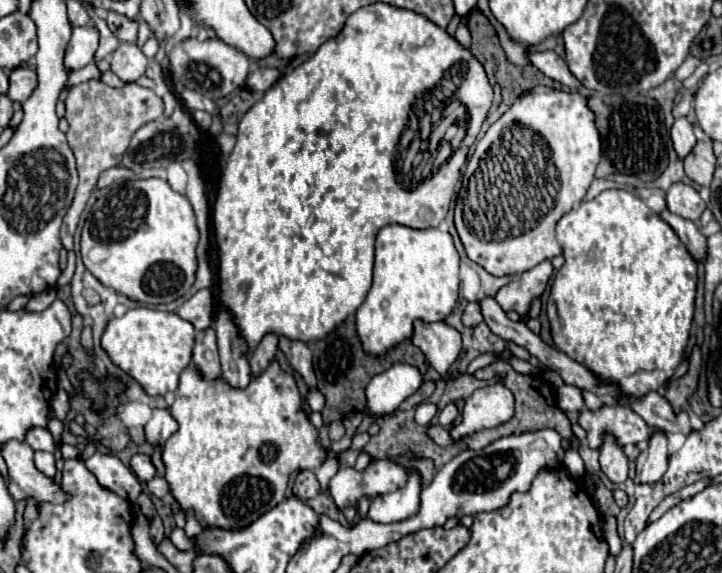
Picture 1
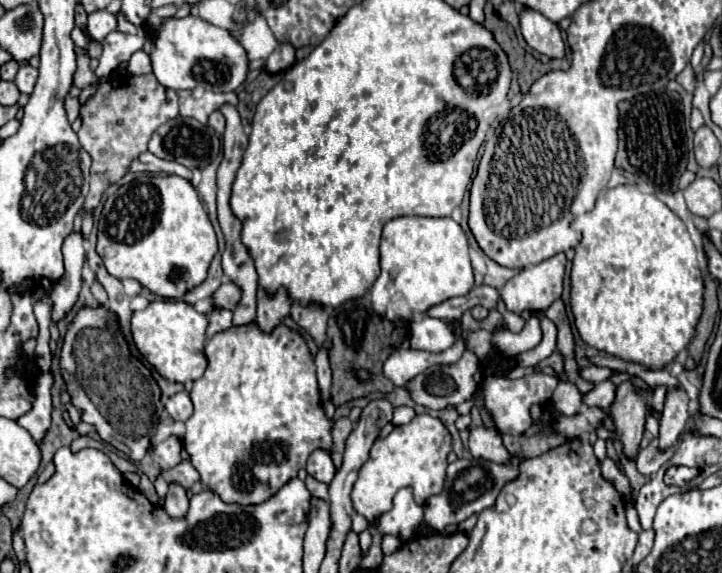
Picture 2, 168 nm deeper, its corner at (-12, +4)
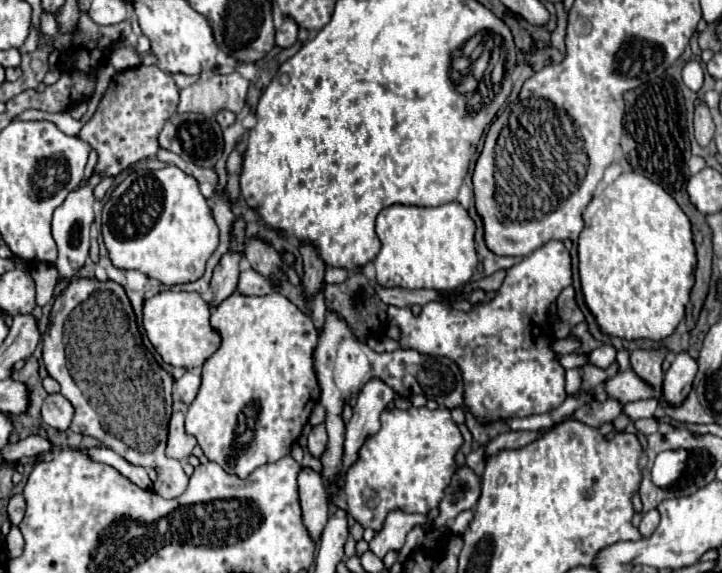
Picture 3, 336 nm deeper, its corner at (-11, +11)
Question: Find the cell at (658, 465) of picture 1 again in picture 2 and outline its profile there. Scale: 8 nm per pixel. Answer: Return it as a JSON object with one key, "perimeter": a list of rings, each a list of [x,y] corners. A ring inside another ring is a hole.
{"perimeter":[[[670,389],[666,395],[666,405],[660,417],[660,435],[658,449],[666,451],[668,447],[680,441],[680,435],[686,431],[686,423],[690,417],[690,399],[684,389]]]}

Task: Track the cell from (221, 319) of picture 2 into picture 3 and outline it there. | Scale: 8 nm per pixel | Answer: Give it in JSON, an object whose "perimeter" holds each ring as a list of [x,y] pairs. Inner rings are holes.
{"perimeter":[[[227,250],[219,264],[215,266],[213,270],[213,280],[211,284],[217,286],[217,296],[215,296],[215,304],[223,302],[235,288],[237,288],[237,280],[239,280],[239,260],[243,258],[241,252],[235,252],[235,250]]]}

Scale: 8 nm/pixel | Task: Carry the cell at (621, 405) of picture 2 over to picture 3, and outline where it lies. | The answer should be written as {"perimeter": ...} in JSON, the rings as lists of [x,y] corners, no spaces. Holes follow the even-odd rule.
{"perimeter":[[[639,348],[635,352],[631,352],[631,368],[643,378],[647,380],[647,384],[659,388],[661,386],[661,378],[663,378],[663,358],[669,354],[667,348],[657,348],[657,350],[645,350]]]}

